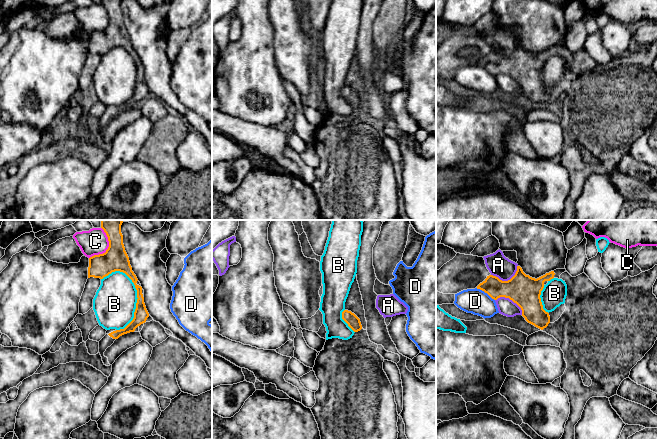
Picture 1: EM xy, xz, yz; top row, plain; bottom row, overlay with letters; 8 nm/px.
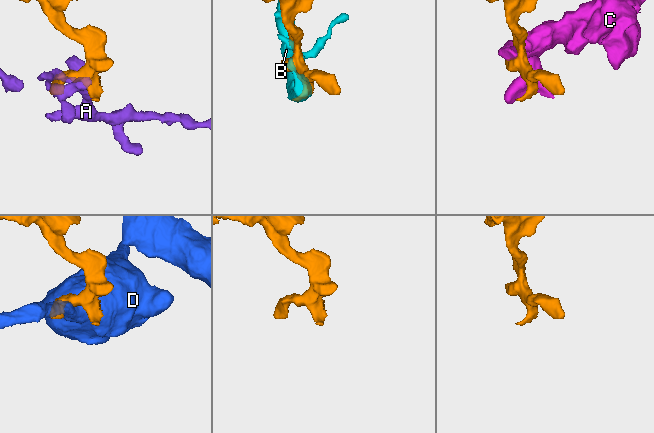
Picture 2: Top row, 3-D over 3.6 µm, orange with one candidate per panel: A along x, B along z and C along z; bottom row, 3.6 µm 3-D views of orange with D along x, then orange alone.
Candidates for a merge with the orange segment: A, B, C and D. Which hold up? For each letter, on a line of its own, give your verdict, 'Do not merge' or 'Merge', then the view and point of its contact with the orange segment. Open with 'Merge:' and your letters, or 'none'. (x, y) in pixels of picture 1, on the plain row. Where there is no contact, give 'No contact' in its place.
Merge: none
A: Do not merge. Touches orange at yz (508, 56)
B: Do not merge. Touches orange at xy (137, 78)
C: Do not merge. Touches orange at xy (108, 23)
D: Do not merge. Touches orange at yz (485, 68)

